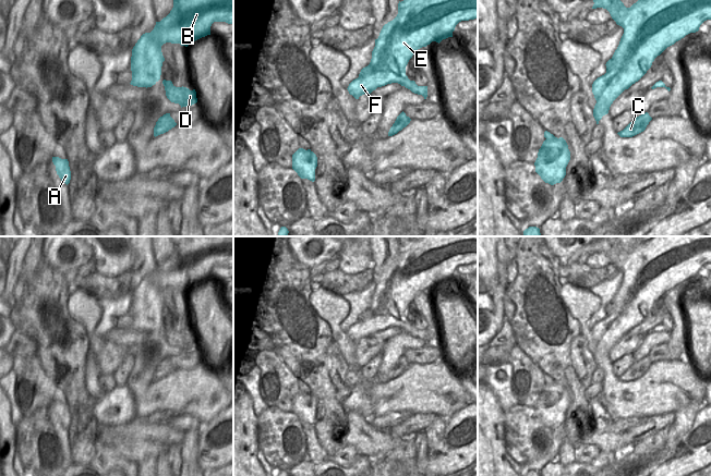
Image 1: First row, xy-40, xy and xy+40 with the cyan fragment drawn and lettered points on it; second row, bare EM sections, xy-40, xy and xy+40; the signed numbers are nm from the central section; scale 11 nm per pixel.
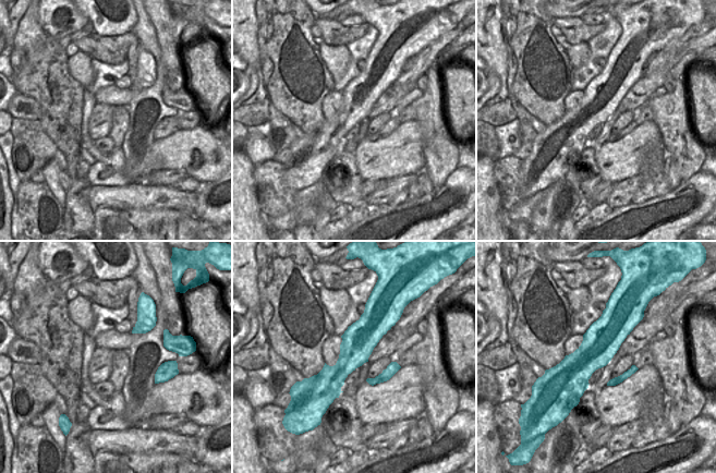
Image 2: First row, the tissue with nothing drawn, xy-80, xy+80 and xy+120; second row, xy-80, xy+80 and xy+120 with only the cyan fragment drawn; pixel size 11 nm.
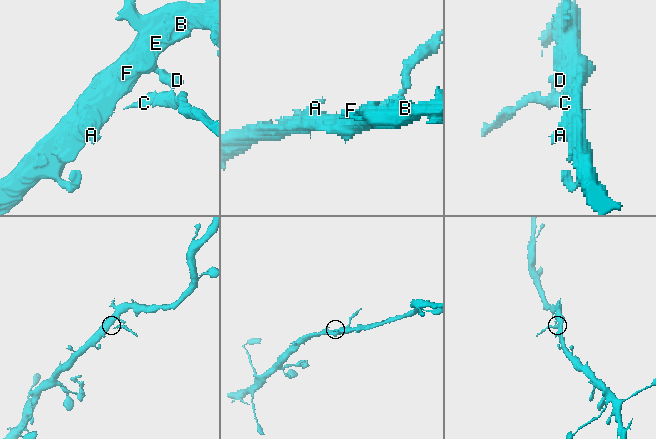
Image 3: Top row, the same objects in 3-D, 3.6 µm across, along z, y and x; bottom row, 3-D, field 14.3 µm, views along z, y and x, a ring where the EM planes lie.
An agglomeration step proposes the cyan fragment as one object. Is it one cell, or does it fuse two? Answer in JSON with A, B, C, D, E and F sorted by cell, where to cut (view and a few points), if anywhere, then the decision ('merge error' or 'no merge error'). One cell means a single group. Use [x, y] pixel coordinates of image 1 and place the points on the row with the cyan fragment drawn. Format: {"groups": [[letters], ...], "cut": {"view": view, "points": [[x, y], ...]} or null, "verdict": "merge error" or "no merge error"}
{"groups": [["A", "B", "E", "F"], ["C", "D"]], "cut": {"view": "xy", "points": [[406, 75], [405, 86]]}, "verdict": "merge error"}

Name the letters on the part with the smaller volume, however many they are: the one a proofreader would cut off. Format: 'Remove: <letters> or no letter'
Remove: C, D

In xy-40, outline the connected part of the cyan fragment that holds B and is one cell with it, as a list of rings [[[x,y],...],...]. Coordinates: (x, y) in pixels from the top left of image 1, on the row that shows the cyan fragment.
[[[173,0],[170,13],[160,22],[156,22],[150,33],[145,33],[132,49],[131,85],[137,87],[152,87],[161,75],[161,66],[165,58],[161,46],[166,42],[180,44],[188,47],[191,42],[210,35],[210,26],[214,22],[233,24],[233,0]]]

